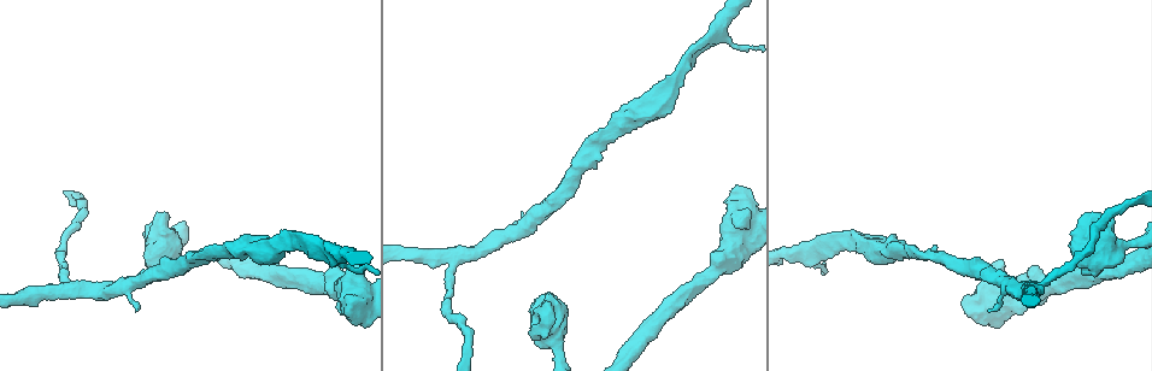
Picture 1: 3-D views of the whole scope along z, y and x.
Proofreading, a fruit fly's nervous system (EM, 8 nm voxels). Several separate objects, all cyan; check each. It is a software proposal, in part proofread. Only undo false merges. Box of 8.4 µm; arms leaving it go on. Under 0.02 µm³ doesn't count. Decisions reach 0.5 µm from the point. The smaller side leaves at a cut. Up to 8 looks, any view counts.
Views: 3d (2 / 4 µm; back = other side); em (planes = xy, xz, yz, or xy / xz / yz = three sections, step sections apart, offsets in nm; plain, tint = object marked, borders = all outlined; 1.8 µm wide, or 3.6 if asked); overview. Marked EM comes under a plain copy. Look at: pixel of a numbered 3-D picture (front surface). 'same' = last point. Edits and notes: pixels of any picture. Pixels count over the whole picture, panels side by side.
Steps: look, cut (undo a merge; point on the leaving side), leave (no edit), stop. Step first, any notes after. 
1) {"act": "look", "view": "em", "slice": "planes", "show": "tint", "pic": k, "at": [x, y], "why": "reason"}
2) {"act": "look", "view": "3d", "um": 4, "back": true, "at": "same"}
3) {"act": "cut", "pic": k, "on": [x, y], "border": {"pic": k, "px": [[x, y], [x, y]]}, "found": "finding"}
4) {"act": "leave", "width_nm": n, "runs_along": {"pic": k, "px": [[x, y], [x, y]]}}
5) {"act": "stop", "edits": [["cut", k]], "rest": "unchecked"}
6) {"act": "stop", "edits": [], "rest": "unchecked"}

{"act": "look", "view": "3d", "um": 4, "pic": 1, "at": [666, 91], "why": "calibre changes"}

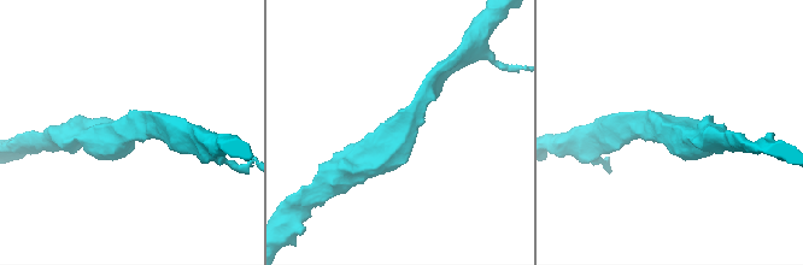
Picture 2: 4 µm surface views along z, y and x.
{"act": "look", "view": "em", "um": 3.6, "slice": "xy", "step": 4, "show": "tint", "pic": 2, "at": [394, 130], "arm_widths_nm": [220, 420]}

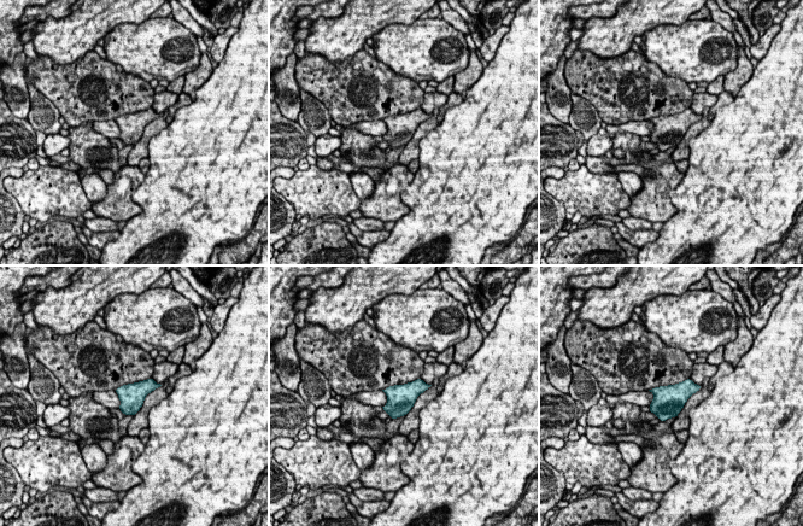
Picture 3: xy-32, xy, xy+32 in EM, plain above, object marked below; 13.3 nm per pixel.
{"act": "leave", "found": "all the same neuron"}

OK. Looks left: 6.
{"act": "look", "view": "em", "um": 3.6, "slice": "planes", "show": "tint", "pic": 1, "at": [556, 332], "why": "sudden change in width"}

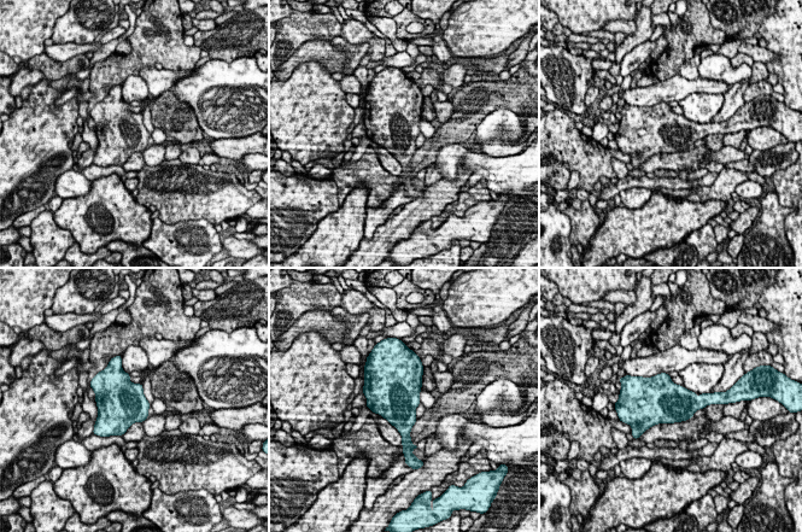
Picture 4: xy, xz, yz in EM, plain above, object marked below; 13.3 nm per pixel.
{"act": "leave", "width_nm": 600, "found": "one neuron here"}

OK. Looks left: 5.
{"act": "look", "view": "em", "um": 3.6, "slice": "planes", "show": "tint", "pic": 1, "at": [733, 245], "why": "calibre changes"}

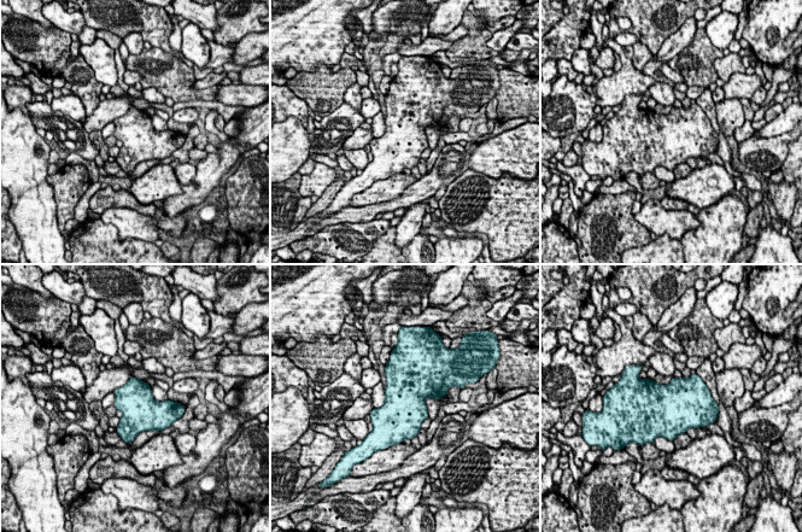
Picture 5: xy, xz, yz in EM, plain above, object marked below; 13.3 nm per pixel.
{"act": "leave", "found": "all the same neuron"}

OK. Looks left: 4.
{"act": "stop", "edits": [], "rest": "unchecked"}

